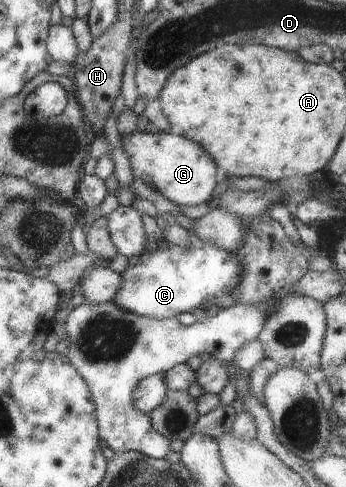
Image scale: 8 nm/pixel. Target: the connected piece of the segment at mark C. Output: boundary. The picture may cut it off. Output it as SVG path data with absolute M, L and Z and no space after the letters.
M189 232L189 243L187 247L179 247L169 242L166 247L159 243L159 248L155 253L144 251L140 256L137 265L130 265L121 275L123 277L122 287L113 302L126 311L134 312L136 315L149 318L177 318L181 313L198 311L205 301L219 298L224 294L233 292L234 288L241 282L244 275L242 260L235 252L229 252L219 248L209 240L205 240L194 232Z

